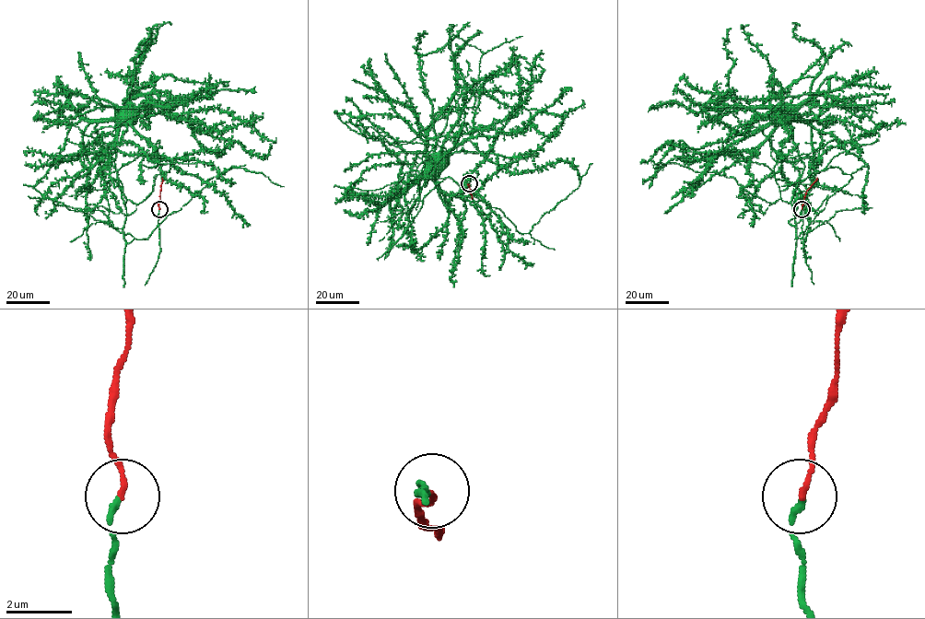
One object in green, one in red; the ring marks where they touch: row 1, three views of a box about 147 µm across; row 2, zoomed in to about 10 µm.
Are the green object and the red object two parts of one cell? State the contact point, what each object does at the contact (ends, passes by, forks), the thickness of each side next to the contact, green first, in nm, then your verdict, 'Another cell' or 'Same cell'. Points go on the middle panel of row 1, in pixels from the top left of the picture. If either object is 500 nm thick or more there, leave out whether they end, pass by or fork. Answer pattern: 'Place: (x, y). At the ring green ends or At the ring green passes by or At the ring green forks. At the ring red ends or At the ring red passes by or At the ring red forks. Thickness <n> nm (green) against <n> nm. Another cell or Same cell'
Place: (469, 183). At the ring green ends. At the ring red ends. Thickness 190 nm (green) against 140 nm. Same cell

